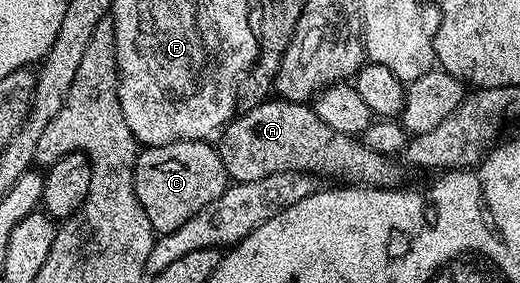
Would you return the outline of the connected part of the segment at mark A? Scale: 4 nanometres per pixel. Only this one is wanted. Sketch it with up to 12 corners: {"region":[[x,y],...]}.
{"region":[[263,101],[216,139],[233,182],[402,185],[400,161],[312,105]]}

